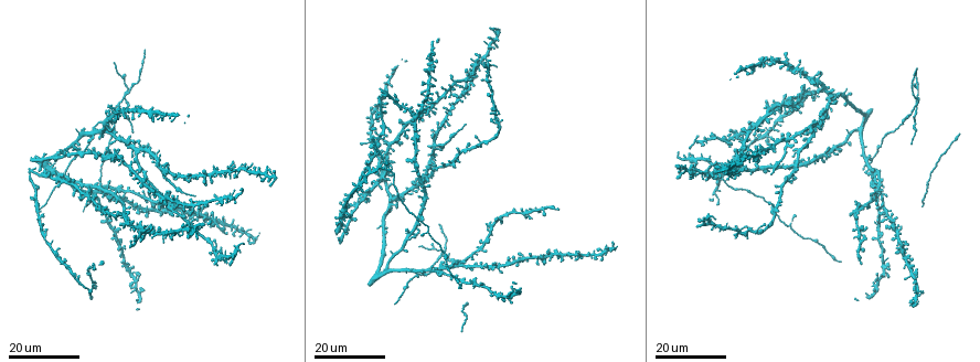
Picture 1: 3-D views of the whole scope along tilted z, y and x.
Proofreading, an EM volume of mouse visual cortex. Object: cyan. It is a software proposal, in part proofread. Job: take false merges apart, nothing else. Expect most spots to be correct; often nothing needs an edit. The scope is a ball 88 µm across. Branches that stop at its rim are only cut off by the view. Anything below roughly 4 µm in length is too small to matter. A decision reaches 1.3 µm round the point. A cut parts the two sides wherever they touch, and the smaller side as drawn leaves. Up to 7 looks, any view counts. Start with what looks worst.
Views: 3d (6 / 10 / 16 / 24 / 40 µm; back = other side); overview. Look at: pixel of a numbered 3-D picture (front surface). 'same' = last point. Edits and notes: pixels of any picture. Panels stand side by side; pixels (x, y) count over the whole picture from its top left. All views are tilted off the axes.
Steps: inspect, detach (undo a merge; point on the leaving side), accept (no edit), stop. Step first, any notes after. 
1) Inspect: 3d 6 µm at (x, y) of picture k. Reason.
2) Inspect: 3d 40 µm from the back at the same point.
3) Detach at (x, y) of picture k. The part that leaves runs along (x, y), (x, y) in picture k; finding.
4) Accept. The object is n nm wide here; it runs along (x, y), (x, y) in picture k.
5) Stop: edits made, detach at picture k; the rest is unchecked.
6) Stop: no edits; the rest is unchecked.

Inspect: 3d 16 µm at (788, 143) of picture 1. Small branch off a trunk.

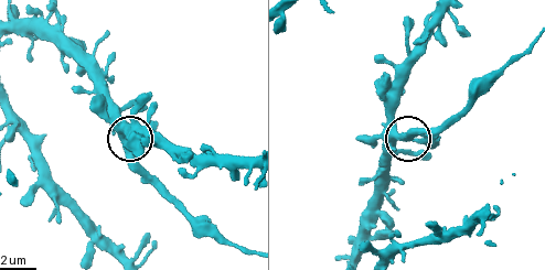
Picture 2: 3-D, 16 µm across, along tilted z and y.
Inspect: 3d 6 µm at (399, 136) of picture 2.

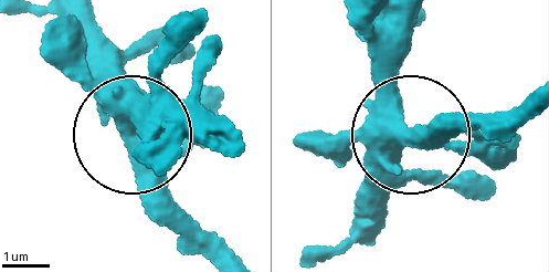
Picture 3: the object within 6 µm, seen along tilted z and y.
Accept. All the same neuron.

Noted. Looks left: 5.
Inspect: 3d 16 µm at (437, 260) of picture 1. Sudden change in width.

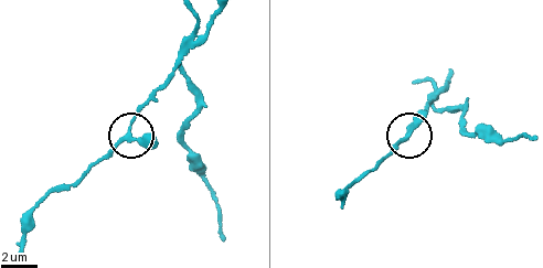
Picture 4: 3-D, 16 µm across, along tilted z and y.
Inspect: 3d 6 µm at (403, 138) of picture 4.

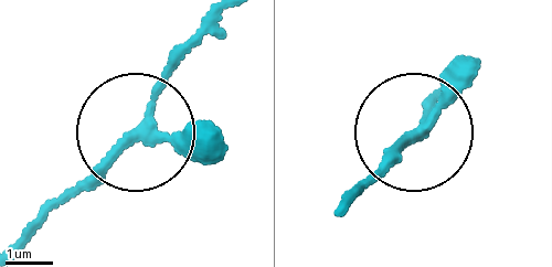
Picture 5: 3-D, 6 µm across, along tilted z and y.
Accept. It runs along (25, 247), (136, 136), (220, 13) in picture 5; one neuron here.

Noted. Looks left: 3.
Inspect: 3d 24 µm at (380, 100) of picture 1. Sudden change in width.

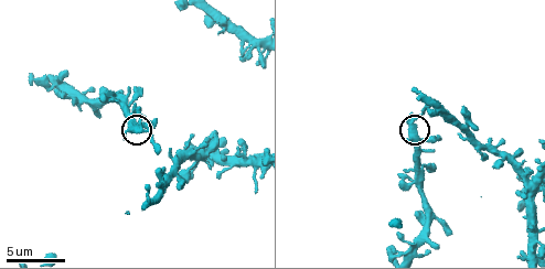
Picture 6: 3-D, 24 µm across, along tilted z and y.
Inspect: 3d 6 µm at (412, 125) of picture 6.

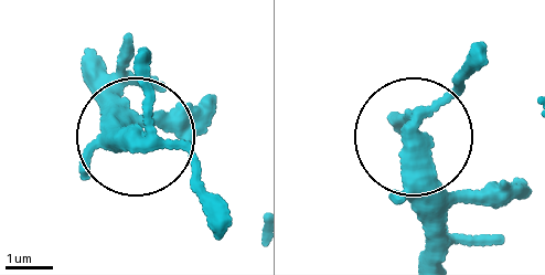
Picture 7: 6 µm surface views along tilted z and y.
Accept. Continuous, no second neuron.

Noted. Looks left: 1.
Stop: no edits; the rest is unchecked.

